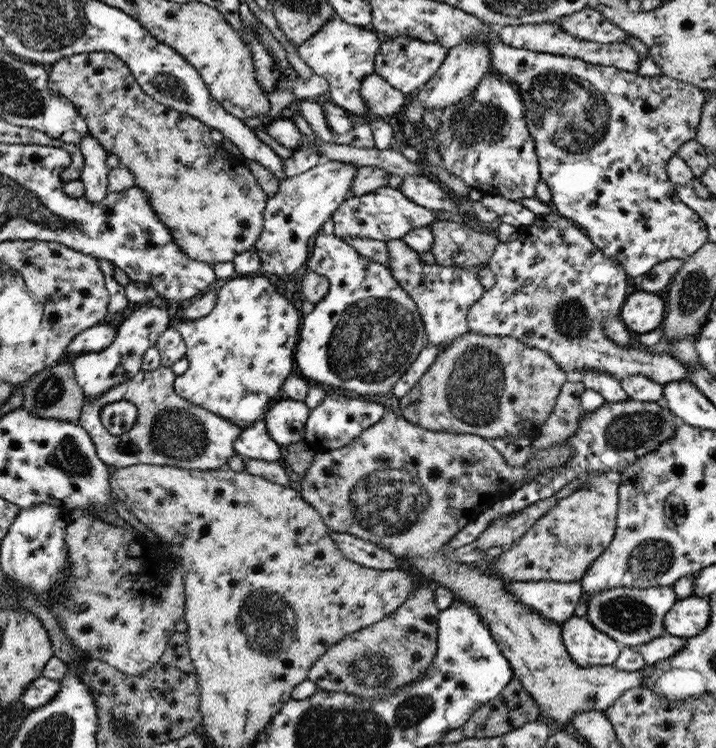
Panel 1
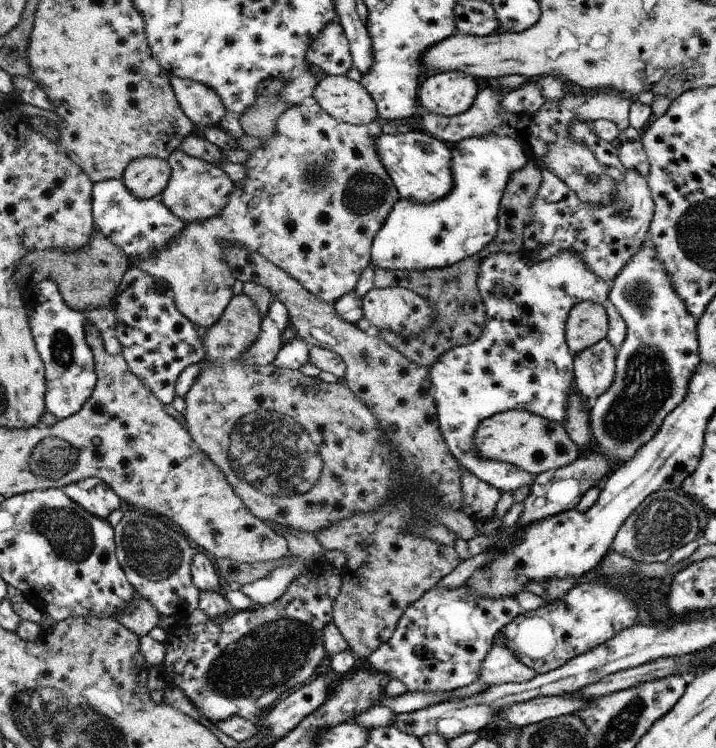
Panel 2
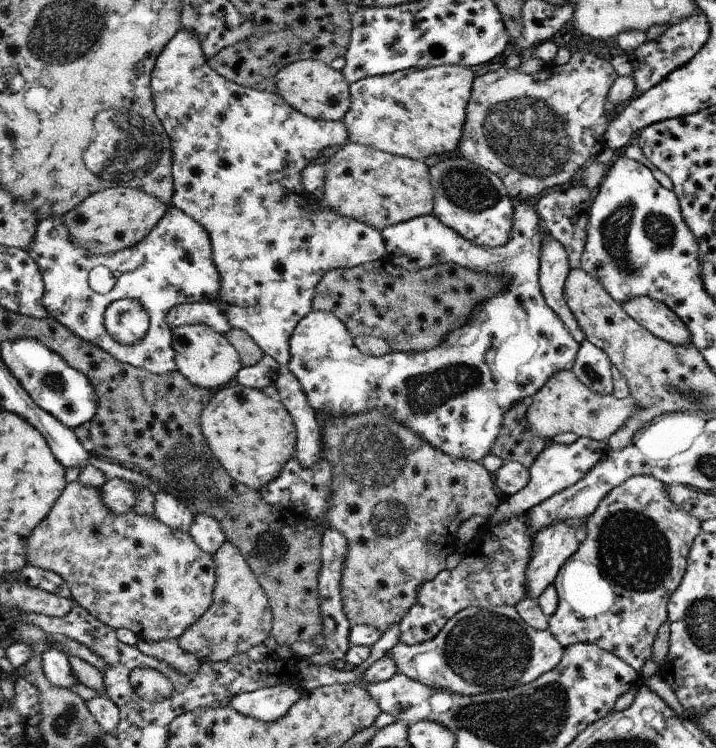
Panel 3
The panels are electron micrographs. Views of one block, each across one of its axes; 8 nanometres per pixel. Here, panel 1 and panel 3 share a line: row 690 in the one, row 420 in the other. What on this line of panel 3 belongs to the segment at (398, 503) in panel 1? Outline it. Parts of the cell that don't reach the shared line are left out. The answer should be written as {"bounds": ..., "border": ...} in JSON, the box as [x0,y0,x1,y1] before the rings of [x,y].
{"bounds":[527,370,639,442],"border":[[[572,370],[555,372],[528,402],[527,425],[533,435],[544,437],[548,442],[560,433],[574,433],[578,437],[606,441],[639,407],[630,396],[620,398],[614,394],[601,395],[584,386]]]}

